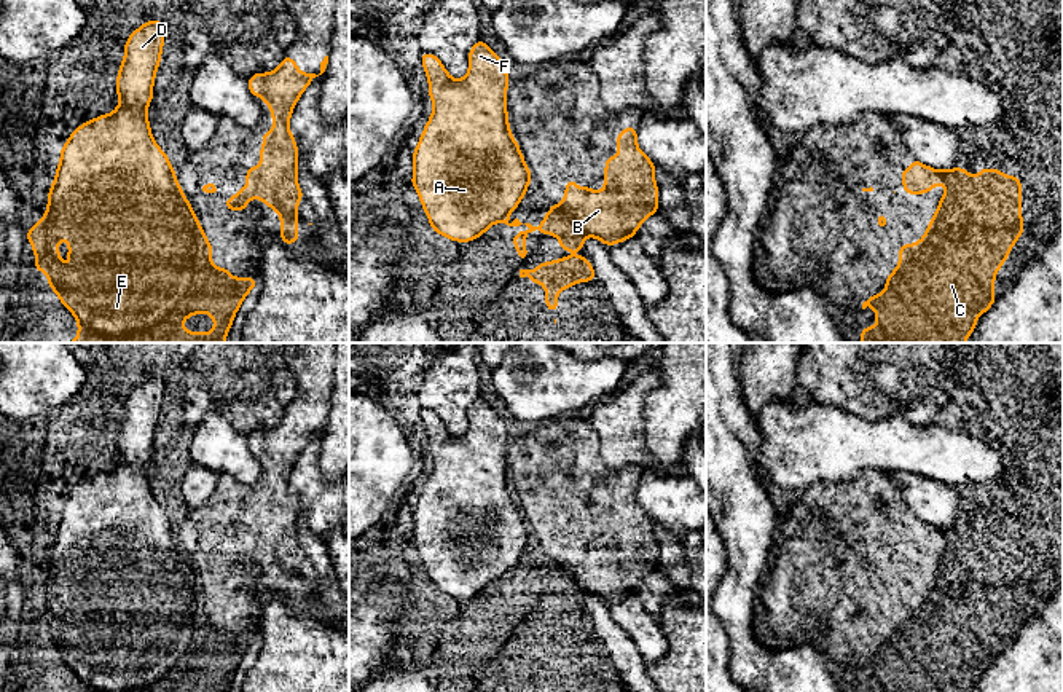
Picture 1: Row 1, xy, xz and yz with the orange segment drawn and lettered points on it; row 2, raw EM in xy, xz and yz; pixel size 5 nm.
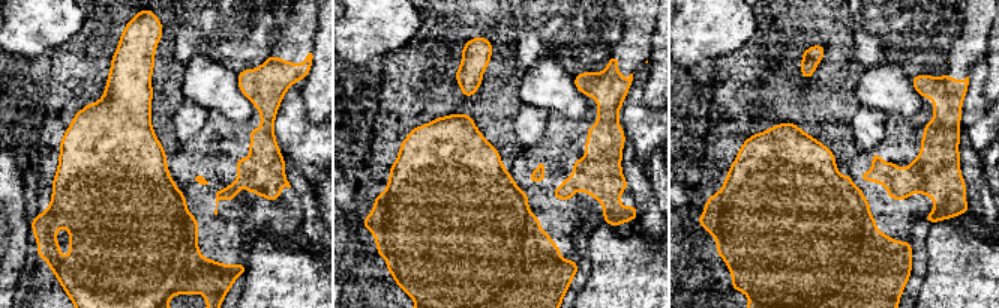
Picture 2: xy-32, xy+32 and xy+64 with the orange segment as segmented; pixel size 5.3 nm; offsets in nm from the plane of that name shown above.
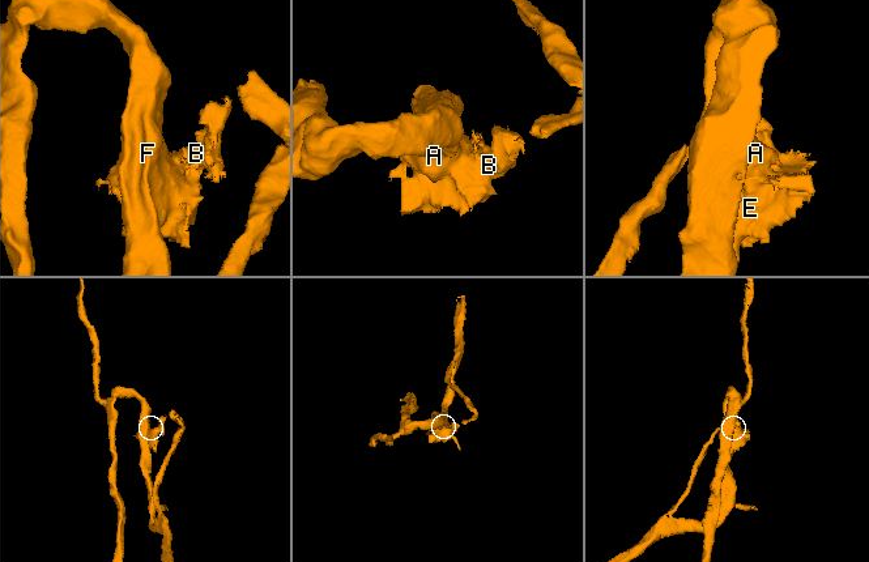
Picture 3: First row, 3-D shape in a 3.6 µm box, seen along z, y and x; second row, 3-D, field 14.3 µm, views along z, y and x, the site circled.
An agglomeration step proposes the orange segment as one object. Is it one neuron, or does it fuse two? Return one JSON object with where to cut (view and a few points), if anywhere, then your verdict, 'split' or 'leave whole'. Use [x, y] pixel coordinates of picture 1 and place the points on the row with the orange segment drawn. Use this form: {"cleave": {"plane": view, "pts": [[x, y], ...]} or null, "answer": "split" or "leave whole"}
{"cleave": null, "answer": "leave whole"}

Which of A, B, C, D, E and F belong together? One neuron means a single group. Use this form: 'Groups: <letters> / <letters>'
Groups: A B C D E F

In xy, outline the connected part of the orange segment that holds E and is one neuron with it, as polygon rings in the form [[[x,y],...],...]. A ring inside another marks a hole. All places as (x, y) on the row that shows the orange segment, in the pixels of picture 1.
[[[150,19],[135,29],[124,43],[124,59],[118,69],[116,94],[120,105],[110,113],[104,113],[94,120],[78,126],[64,144],[59,156],[61,163],[56,169],[56,177],[48,193],[48,209],[45,215],[35,223],[25,238],[30,241],[35,254],[35,271],[48,276],[48,285],[54,290],[61,303],[75,316],[78,322],[78,336],[67,343],[225,343],[226,335],[233,325],[234,314],[241,308],[247,293],[257,287],[255,277],[233,277],[228,268],[215,268],[212,265],[212,244],[206,239],[206,231],[199,226],[199,218],[193,214],[193,206],[188,202],[183,190],[178,187],[175,171],[171,166],[167,155],[155,142],[147,118],[148,104],[153,100],[155,75],[159,69],[161,53],[164,45],[164,26],[158,19]],[[61,239],[69,241],[69,269],[62,266],[62,258],[57,250]],[[206,313],[215,325],[209,333],[188,332],[183,328],[183,320],[190,316]]]

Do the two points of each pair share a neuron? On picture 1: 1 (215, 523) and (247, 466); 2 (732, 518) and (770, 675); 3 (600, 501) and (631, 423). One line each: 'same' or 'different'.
1: different
2: same
3: different

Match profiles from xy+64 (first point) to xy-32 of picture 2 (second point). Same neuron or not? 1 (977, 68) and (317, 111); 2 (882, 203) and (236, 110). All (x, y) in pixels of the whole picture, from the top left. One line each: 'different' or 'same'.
1: different
2: different

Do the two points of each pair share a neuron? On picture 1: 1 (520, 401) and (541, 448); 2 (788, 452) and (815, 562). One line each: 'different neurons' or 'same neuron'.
1: different neurons
2: different neurons

